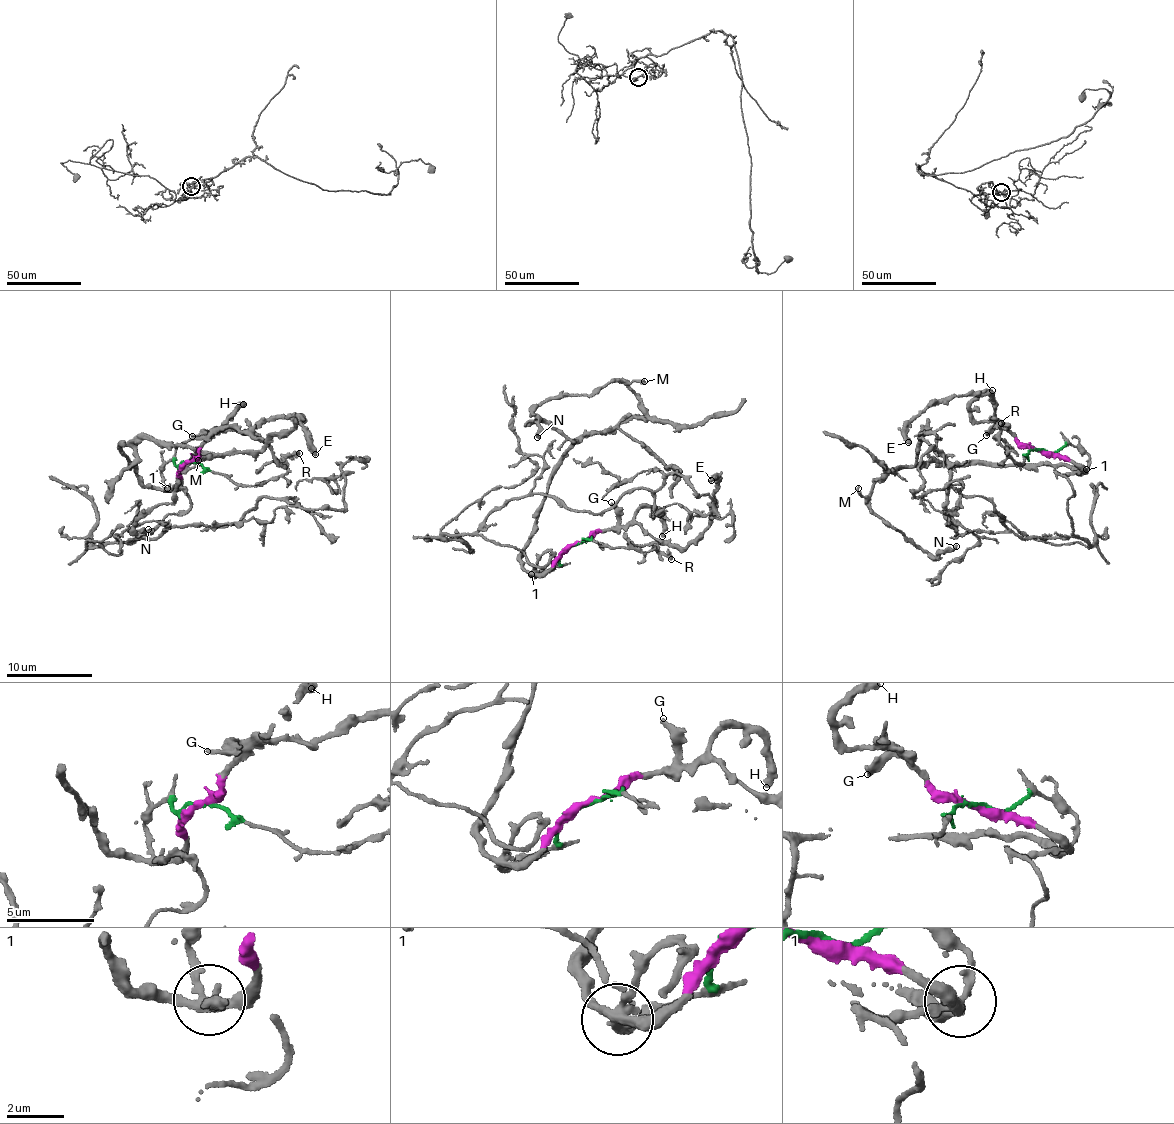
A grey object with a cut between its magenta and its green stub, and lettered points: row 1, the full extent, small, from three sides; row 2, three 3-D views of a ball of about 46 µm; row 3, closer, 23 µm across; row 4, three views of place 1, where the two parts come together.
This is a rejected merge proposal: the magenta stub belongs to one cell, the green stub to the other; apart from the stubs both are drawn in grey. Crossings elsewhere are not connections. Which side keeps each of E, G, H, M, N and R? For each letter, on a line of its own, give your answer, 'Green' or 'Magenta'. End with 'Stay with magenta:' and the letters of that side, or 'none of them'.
E: Magenta
G: Magenta
H: Magenta
M: Magenta
N: Magenta
R: Green
Stay with magenta: E, G, H, M, N

